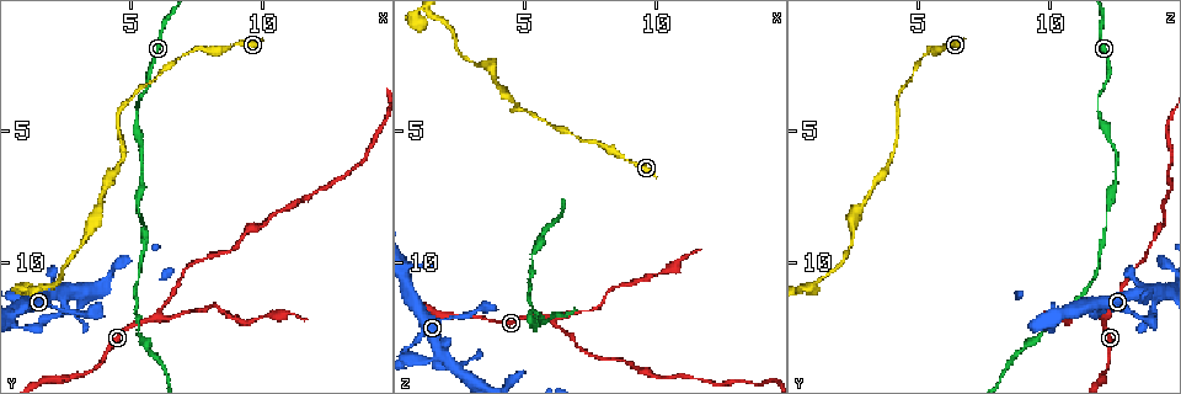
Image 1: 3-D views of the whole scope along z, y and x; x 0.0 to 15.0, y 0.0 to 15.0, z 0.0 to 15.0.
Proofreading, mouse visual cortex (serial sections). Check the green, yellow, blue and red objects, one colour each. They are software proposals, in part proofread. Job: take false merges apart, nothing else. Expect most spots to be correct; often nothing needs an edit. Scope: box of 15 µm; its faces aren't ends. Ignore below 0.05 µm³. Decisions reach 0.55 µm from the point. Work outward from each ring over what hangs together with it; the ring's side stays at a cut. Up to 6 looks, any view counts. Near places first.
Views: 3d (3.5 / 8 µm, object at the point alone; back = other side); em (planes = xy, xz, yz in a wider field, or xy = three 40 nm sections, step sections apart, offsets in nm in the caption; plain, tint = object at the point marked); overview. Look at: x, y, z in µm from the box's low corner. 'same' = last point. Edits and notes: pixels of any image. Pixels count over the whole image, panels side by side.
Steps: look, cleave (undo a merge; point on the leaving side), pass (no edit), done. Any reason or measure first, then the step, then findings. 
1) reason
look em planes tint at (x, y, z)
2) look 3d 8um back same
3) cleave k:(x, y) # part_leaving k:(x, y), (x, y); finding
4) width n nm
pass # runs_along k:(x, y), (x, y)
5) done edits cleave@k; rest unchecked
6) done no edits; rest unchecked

sharp bend
look 3d 3.5um at (2.4, 11.7, 13.9)

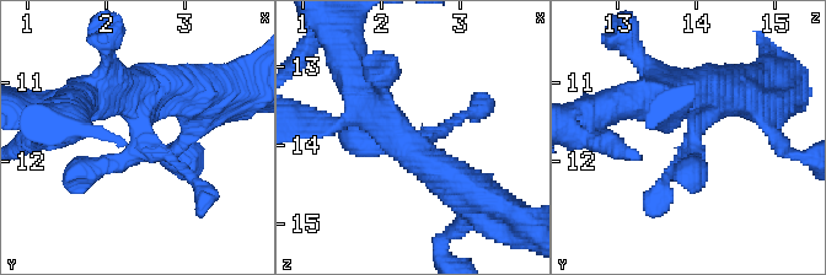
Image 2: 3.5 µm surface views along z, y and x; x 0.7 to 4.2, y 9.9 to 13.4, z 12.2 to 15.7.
need the tissue
look em xy step 3 tint at (2.45, 11.75, 14.00)

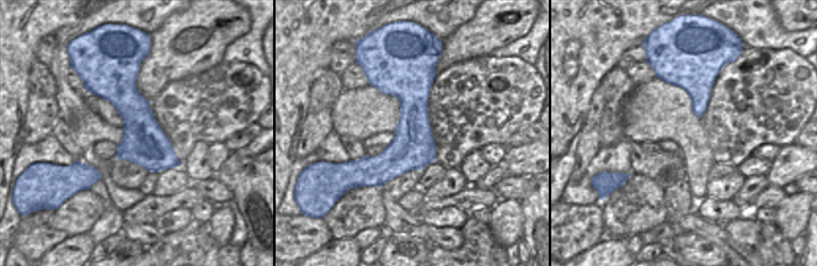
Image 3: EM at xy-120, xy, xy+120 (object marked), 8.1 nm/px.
width 360 nm
pass # runs_along 3:(402, 73), (410, 141), (368, 182); one cell here

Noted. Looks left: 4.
three arms meet
look em xy step 1 tint at (6.0, 12.1, 12.2)

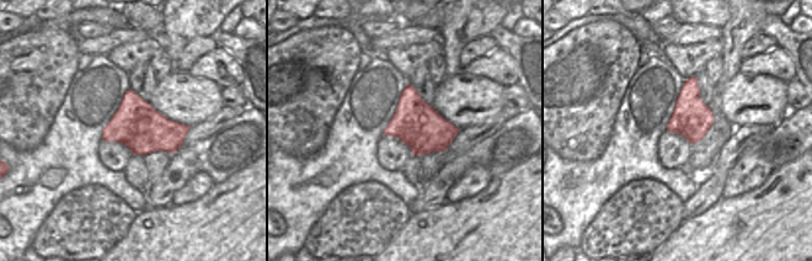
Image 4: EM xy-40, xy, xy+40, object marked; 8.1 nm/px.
look 3d 3.5um same

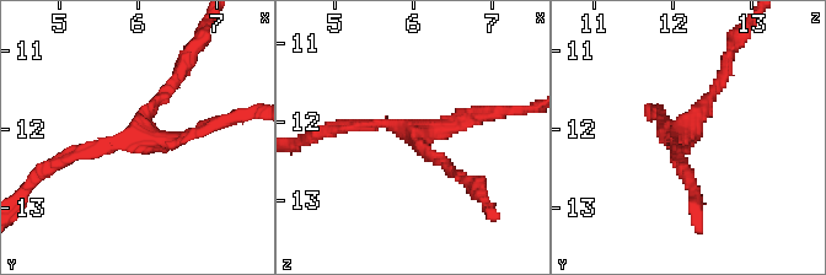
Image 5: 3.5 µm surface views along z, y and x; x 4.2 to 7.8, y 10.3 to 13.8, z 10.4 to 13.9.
width 360 nm
pass # runs_along 5:(68, 157), (132, 139), (181, 70); continuous, no second cell

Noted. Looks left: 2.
done no edits; rest unchecked

